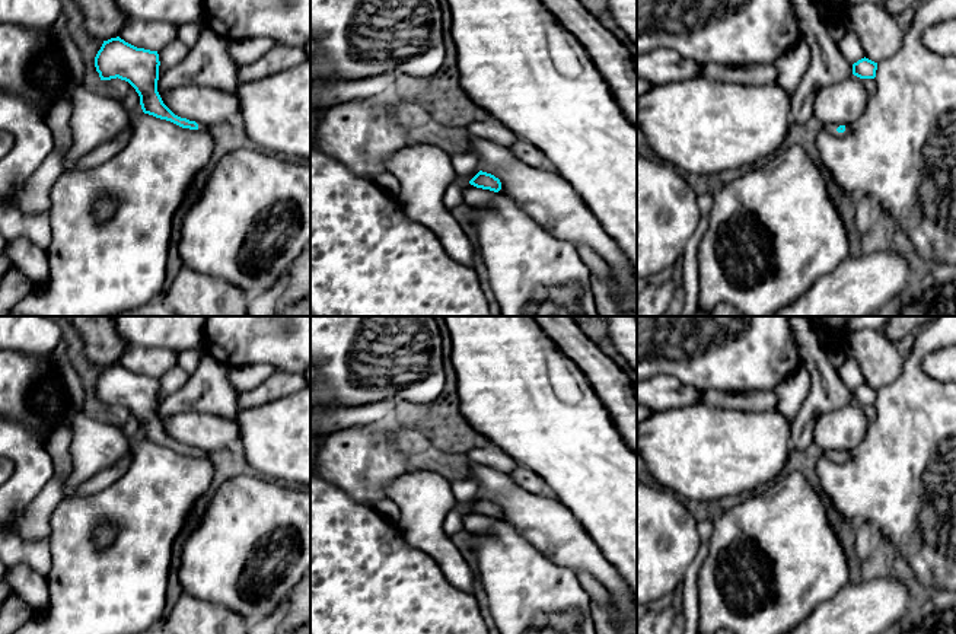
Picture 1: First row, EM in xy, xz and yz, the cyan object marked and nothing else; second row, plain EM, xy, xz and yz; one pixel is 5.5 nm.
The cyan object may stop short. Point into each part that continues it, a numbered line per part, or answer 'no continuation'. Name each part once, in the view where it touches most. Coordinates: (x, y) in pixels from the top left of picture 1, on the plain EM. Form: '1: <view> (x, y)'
1: yz (831, 454)

